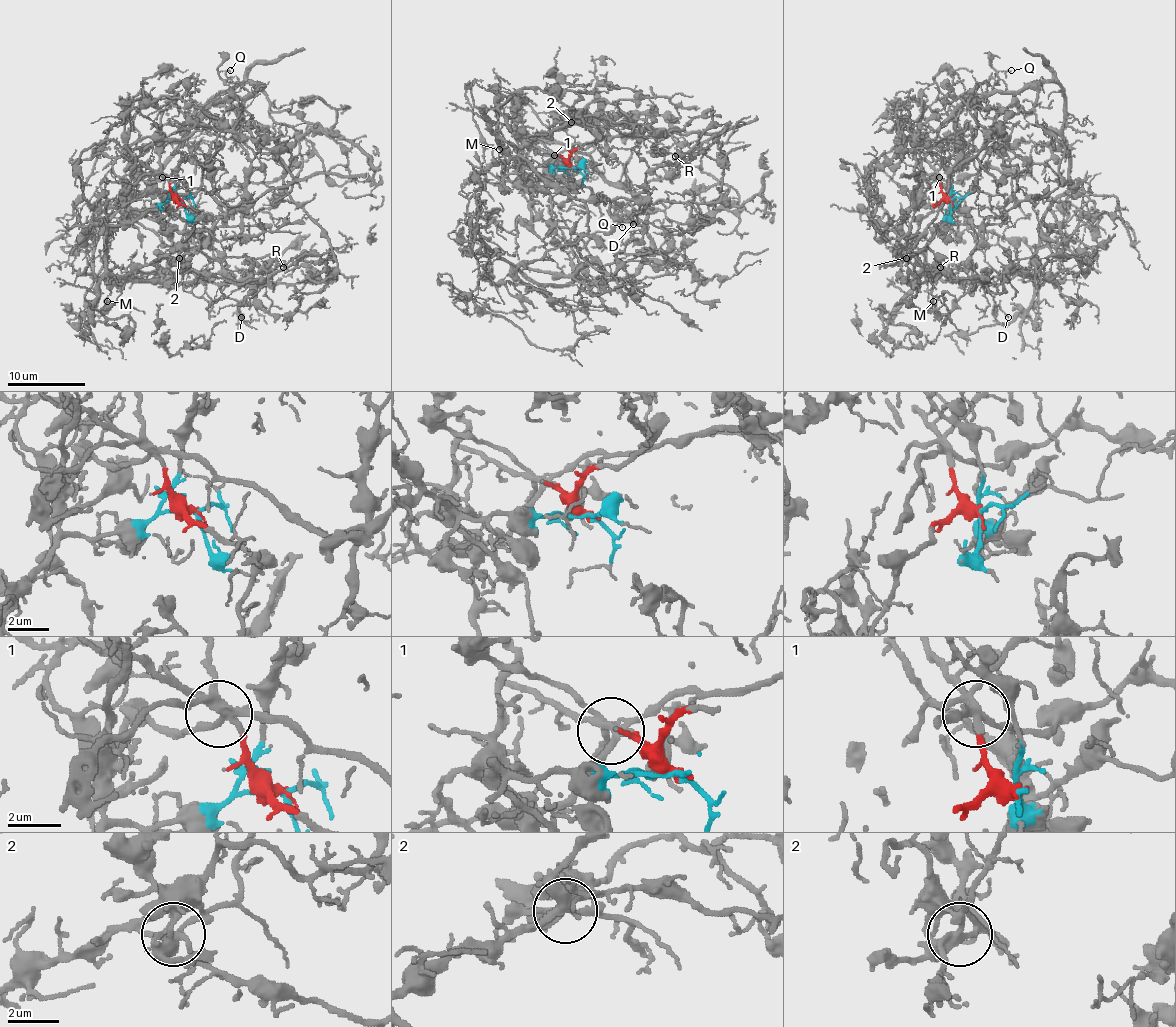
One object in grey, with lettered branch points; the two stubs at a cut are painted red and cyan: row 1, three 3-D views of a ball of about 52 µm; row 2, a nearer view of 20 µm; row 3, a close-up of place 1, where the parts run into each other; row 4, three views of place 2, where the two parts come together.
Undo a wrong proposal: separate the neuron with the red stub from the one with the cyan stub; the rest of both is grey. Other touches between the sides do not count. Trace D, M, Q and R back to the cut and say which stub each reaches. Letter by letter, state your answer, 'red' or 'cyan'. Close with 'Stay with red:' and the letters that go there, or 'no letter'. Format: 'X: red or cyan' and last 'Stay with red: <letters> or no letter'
D: cyan
M: cyan
Q: red
R: cyan
Stay with red: Q

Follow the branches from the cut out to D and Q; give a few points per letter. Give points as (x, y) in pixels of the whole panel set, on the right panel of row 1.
D: (951, 201), (951, 209), (930, 238), (922, 271), (926, 275), (957, 281), (984, 281), (992, 300), (1008, 318)
Q: (951, 201), (922, 155), (924, 137), (930, 139), (965, 102), (992, 92), (998, 73), (1011, 71)

